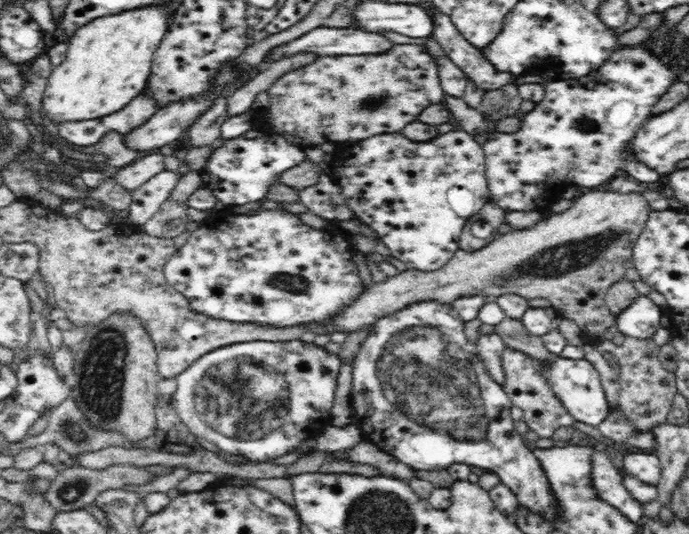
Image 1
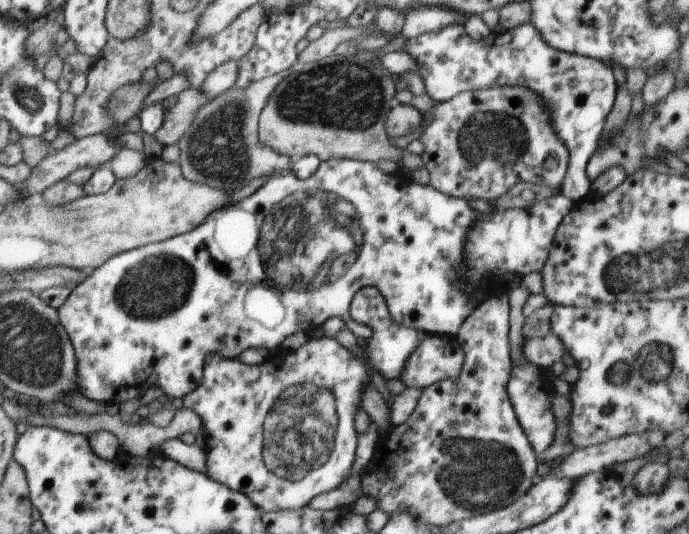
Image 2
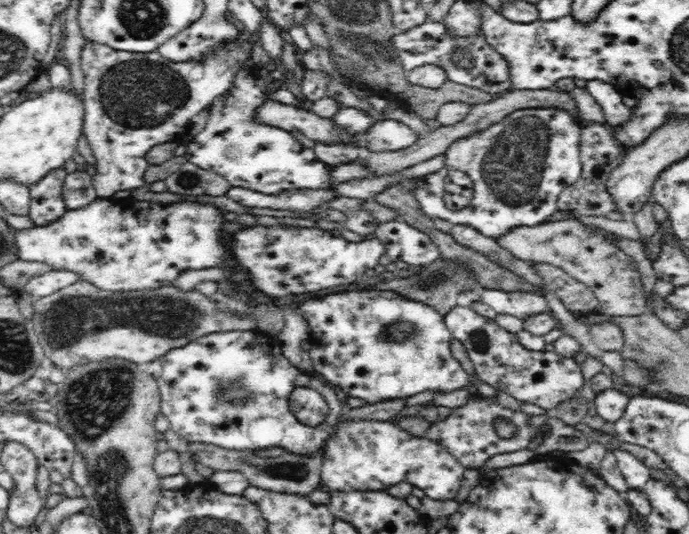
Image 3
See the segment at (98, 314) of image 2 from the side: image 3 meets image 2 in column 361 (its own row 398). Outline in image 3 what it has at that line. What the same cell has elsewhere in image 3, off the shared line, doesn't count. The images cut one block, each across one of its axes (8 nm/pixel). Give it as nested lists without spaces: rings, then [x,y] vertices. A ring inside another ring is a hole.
[[[244,330],[212,332],[166,352],[161,358],[163,372],[157,379],[157,385],[161,394],[160,412],[170,421],[170,429],[189,443],[214,444],[228,450],[255,451],[279,446],[285,452],[309,455],[326,446],[333,427],[345,411],[342,396],[319,376],[310,377],[306,372],[301,372],[283,355],[281,346],[277,335],[260,330]],[[300,387],[317,390],[327,402],[328,414],[318,426],[302,424],[290,410],[289,396]]]

